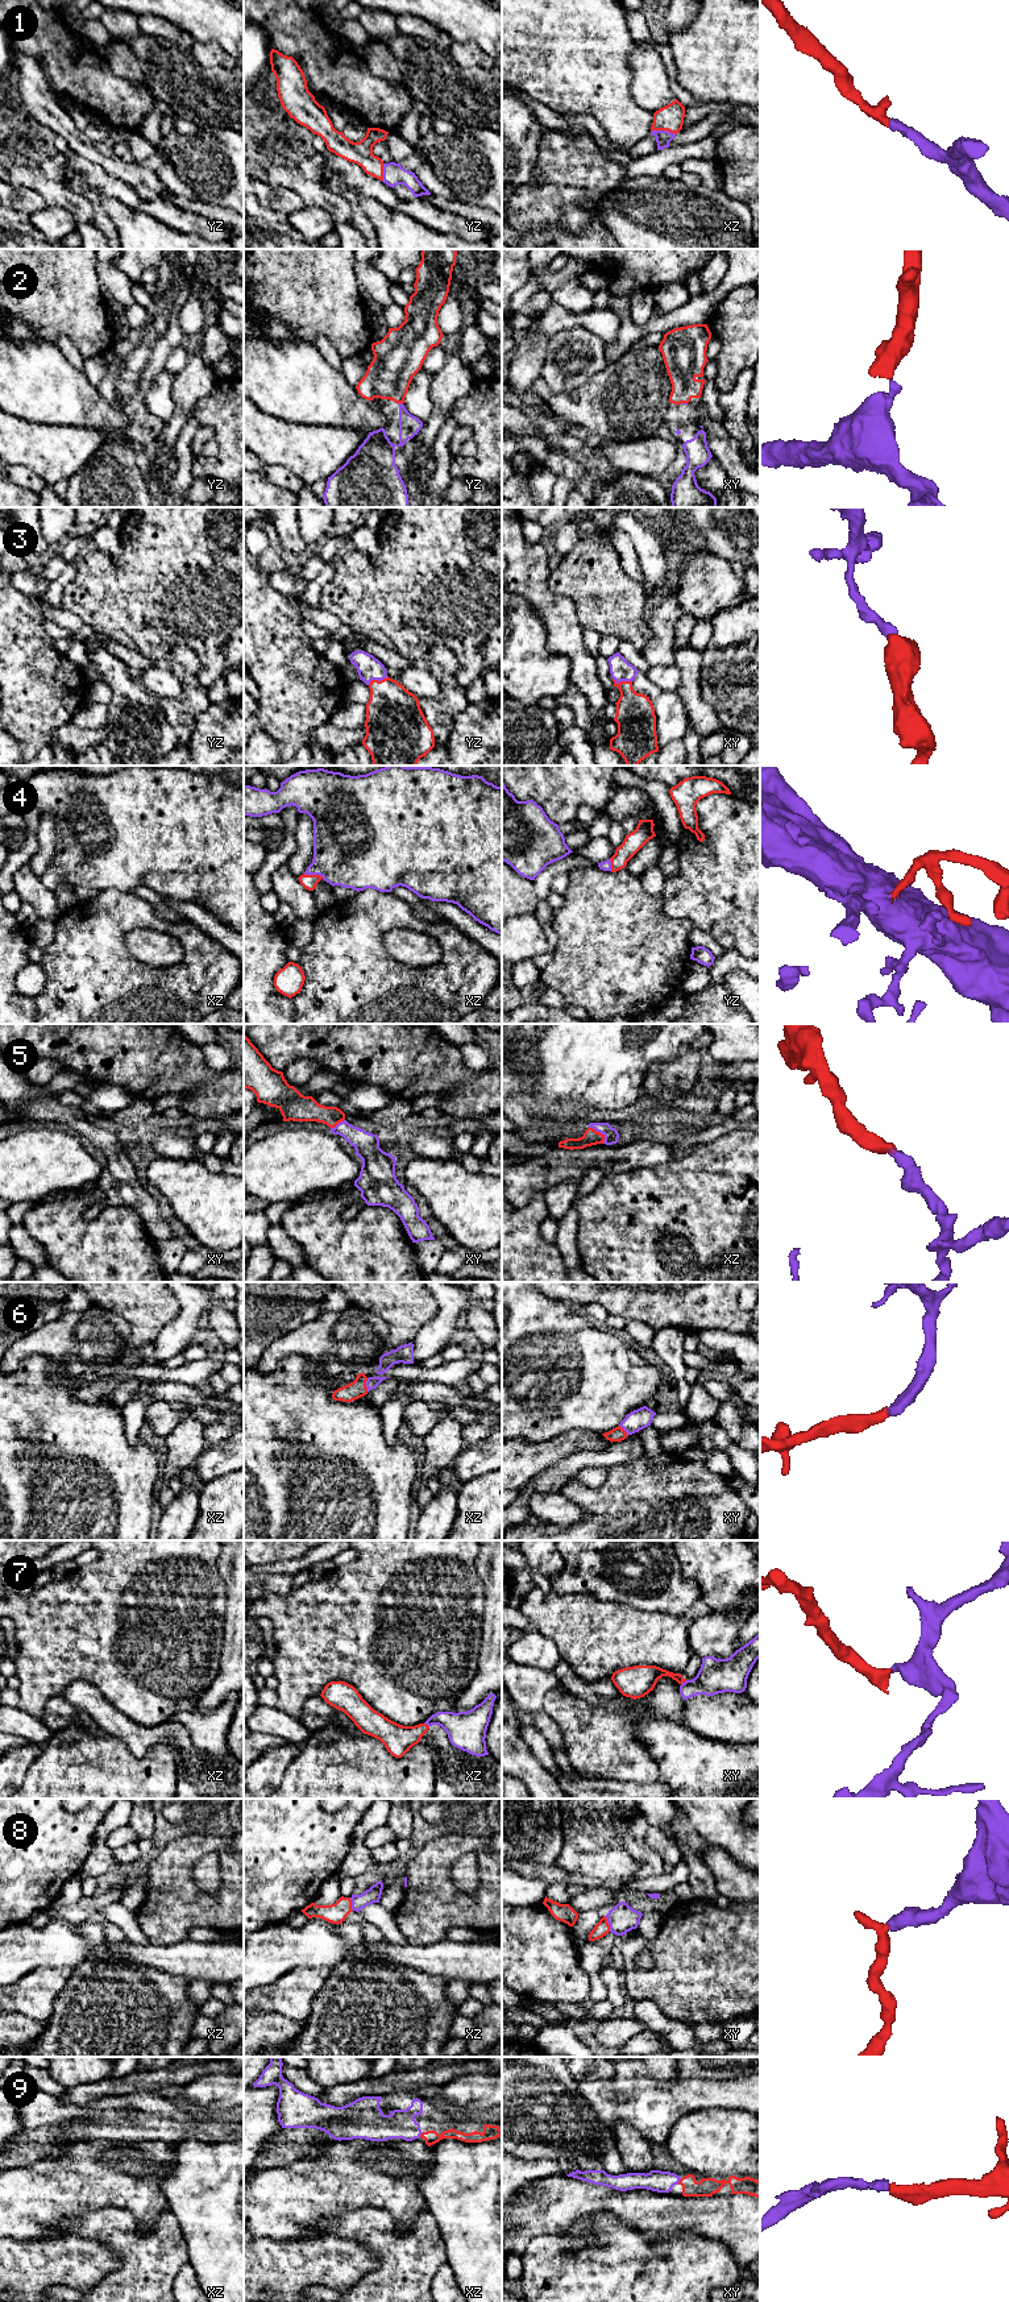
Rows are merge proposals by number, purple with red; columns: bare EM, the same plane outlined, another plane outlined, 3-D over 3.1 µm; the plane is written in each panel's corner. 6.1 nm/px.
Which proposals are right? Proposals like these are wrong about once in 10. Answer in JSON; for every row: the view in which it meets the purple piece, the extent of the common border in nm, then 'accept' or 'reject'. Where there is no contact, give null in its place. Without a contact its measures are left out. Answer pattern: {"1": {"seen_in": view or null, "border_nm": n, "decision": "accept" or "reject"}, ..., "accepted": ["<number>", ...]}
{"1": {"seen_in": "xz", "border_nm": 160, "decision": "accept"}, "2": {"seen_in": "yz", "border_nm": 40, "decision": "accept"}, "3": {"seen_in": "yz", "border_nm": 140, "decision": "accept"}, "4": {"seen_in": "xz", "border_nm": 120, "decision": "accept"}, "5": {"seen_in": "xz", "border_nm": 140, "decision": "accept"}, "6": {"seen_in": "xz", "border_nm": 80, "decision": "accept"}, "7": {"seen_in": "xy", "border_nm": 50, "decision": "reject"}, "8": {"seen_in": "xy", "border_nm": 100, "decision": "accept"}, "9": {"seen_in": "xy", "border_nm": 50, "decision": "accept"}, "accepted": ["1", "2", "3", "4", "5", "6", "8", "9"]}

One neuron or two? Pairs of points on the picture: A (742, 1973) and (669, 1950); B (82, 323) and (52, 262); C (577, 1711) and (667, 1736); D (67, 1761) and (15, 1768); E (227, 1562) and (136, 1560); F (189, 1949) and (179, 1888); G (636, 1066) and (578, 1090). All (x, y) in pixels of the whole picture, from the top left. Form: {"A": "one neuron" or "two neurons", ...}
{"A": "one neuron", "B": "one neuron", "C": "two neurons", "D": "two neurons", "E": "two neurons", "F": "two neurons", "G": "one neuron"}

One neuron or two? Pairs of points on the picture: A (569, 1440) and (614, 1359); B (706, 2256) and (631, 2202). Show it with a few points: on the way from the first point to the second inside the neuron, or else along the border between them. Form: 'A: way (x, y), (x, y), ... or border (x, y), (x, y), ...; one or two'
A: border (601, 1432), (564, 1431), (545, 1442); two
B: border (647, 2238), (667, 2240), (693, 2232), (708, 2239); two

